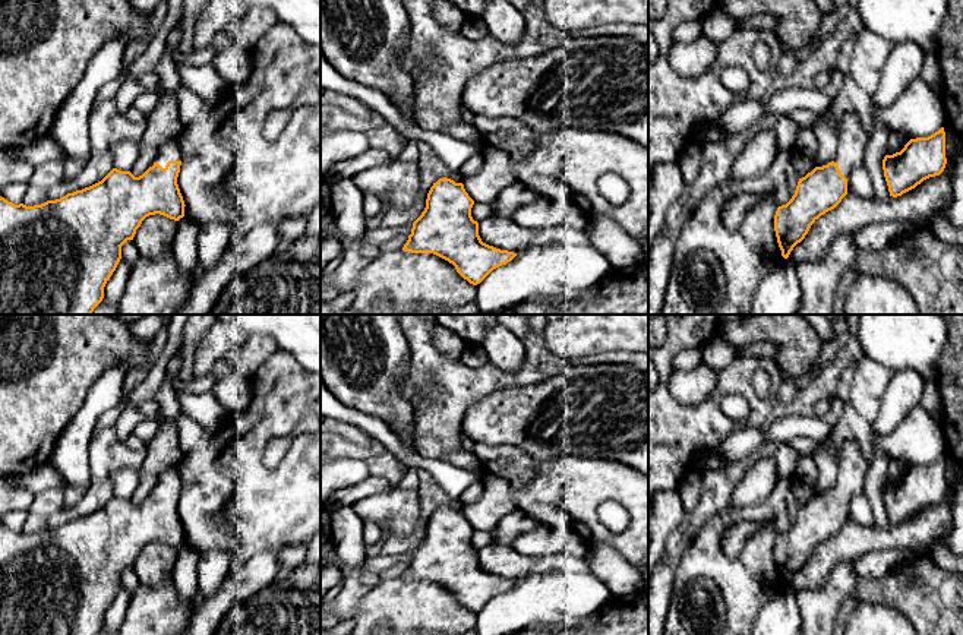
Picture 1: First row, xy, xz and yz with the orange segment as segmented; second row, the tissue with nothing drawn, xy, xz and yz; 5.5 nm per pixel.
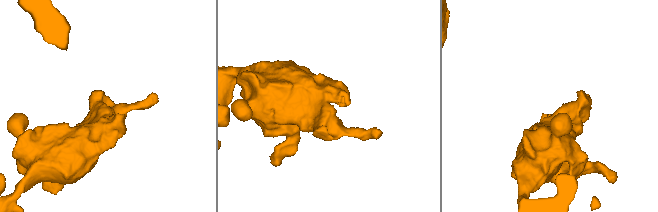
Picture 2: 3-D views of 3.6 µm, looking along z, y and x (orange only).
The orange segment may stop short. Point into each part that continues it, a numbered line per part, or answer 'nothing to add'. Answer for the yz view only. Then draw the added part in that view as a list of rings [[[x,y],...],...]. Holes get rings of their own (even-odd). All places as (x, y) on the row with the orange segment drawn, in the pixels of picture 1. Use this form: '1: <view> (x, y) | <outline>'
1: yz (852, 139) | [[[853,110],[839,117],[836,132],[837,132],[837,152],[833,161],[839,164],[842,176],[847,179],[847,190],[849,190],[850,171],[855,167],[863,165],[863,154],[866,149],[869,135],[862,129],[861,120]]]

